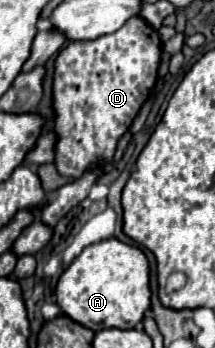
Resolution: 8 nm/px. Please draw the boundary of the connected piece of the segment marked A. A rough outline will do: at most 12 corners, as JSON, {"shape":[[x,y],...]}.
{"shape":[[118,238],[86,246],[56,284],[92,330],[134,328],[150,262]]}

